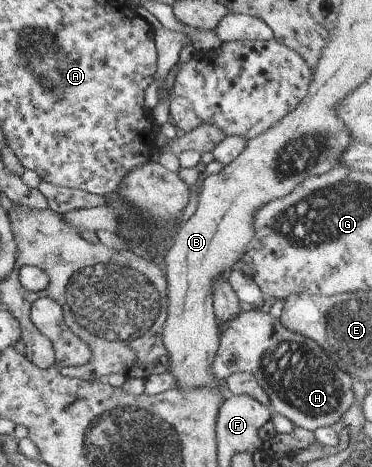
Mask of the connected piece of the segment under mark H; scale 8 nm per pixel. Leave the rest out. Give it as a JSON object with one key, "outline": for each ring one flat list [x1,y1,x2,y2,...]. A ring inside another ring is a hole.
{"outline":[[243,307,235,319,218,326,218,331,219,347,209,373,220,381,224,381,235,372,250,373,266,393,270,409,278,414,282,413,294,427,311,432,322,426,333,427,352,405,354,378,345,371,348,363,339,354,330,355,324,352,313,340,288,331,279,323,278,318,272,317,269,313,262,313,258,308]]}

